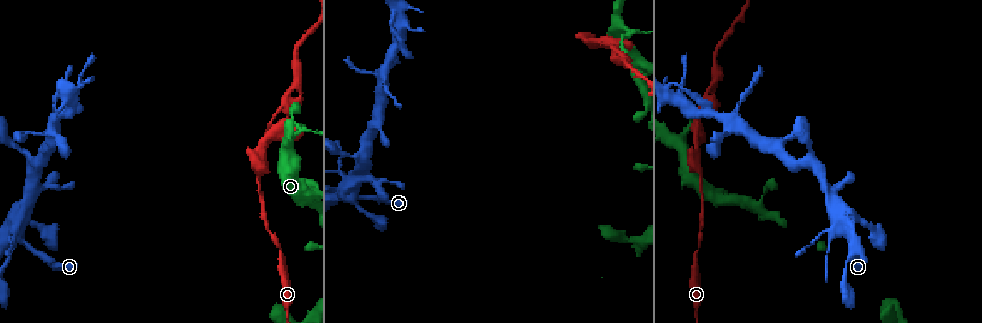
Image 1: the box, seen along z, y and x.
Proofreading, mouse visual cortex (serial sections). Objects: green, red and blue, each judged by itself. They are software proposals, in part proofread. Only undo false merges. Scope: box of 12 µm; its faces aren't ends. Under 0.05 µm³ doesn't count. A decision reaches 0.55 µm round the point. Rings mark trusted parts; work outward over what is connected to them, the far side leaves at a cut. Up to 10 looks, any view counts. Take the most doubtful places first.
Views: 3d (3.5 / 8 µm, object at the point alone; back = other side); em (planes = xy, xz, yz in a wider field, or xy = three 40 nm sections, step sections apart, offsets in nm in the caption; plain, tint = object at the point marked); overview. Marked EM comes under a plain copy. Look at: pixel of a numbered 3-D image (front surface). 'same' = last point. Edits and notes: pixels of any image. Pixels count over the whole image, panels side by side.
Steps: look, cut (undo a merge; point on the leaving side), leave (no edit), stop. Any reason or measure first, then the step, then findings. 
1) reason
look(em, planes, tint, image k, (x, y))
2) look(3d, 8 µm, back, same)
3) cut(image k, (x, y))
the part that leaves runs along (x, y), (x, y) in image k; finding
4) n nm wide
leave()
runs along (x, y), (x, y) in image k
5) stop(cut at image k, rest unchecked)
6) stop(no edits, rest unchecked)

side arm on a straight run
look(3d, 3.5 µm, image 1, (697, 131))

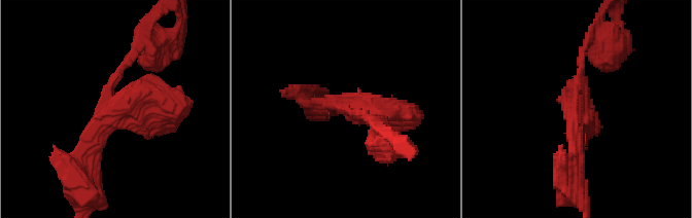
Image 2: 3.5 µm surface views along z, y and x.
look(em, xy, step 3, tint, image 2, (112, 109))

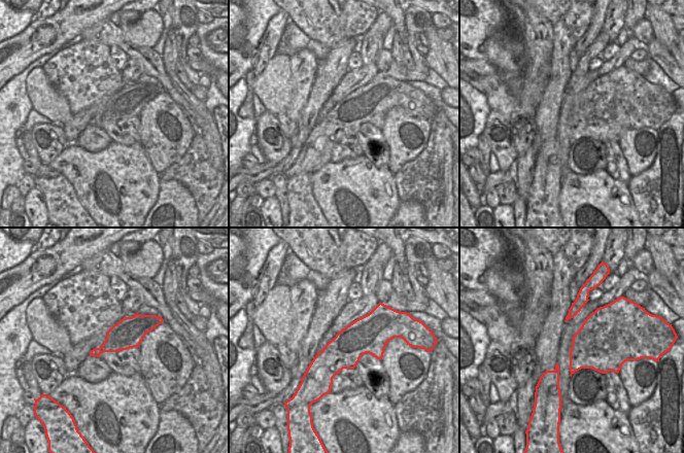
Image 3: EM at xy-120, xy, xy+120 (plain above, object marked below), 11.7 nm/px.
cut(image 2, (146, 96))
a second cell is stuck on

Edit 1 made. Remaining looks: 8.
look(overview)

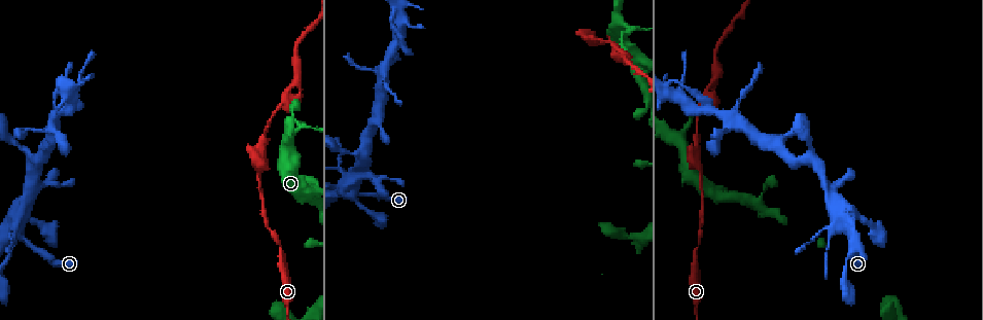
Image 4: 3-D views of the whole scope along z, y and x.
a narrow waist
look(3d, 8 µm, image 4, (299, 88))

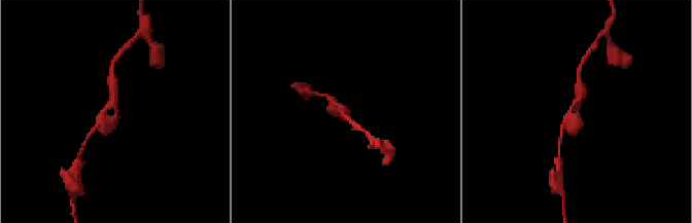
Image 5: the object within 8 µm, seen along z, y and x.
arms of 300, 300 nm
look(em, xy, step 3, tint, image 5, (117, 111))

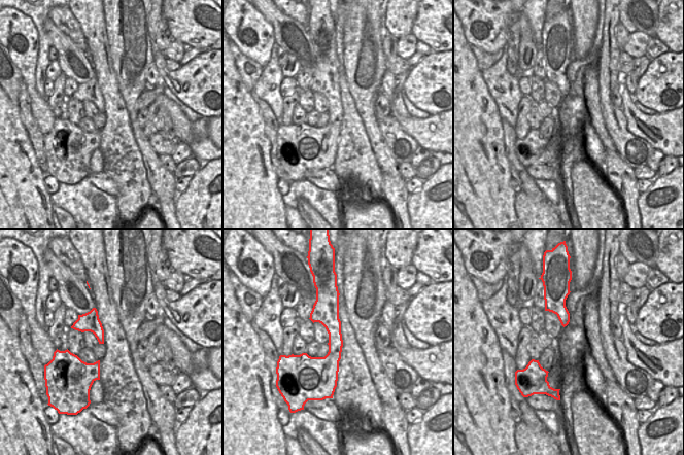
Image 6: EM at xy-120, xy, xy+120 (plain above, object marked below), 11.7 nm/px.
leave()
runs along (332, 300), (332, 388) in image 6; one cell here

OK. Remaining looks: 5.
branch point
look(3d, 3.5 µm, back, image 4, (812, 159))

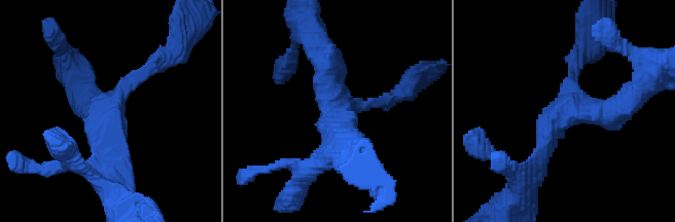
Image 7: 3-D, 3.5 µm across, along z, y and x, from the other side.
3 arms; arms of 150, 250, 400 nm; now the EM
look(em, xy, step 1, tint, image 7, (568, 110))

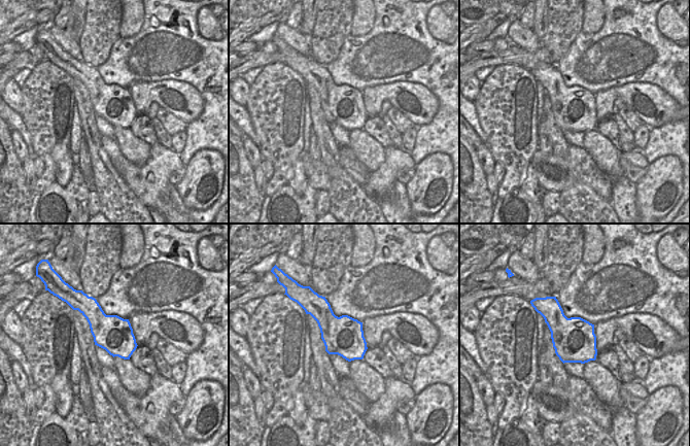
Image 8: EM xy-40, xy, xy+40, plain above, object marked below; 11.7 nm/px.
leave()
runs along (537, 171), (563, 110), (627, 101) in image 7; continuous, no second cell

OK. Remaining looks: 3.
a narrow waist
look(3d, 3.5 µm, image 4, (56, 98))

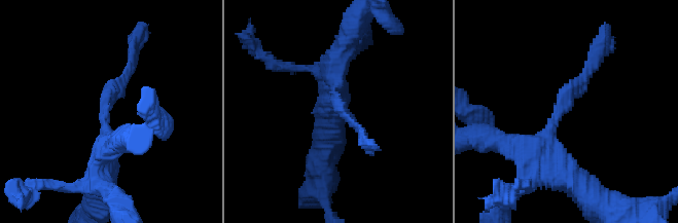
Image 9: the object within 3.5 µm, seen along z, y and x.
look(em, xy, step 3, tint, image 9, (333, 97))

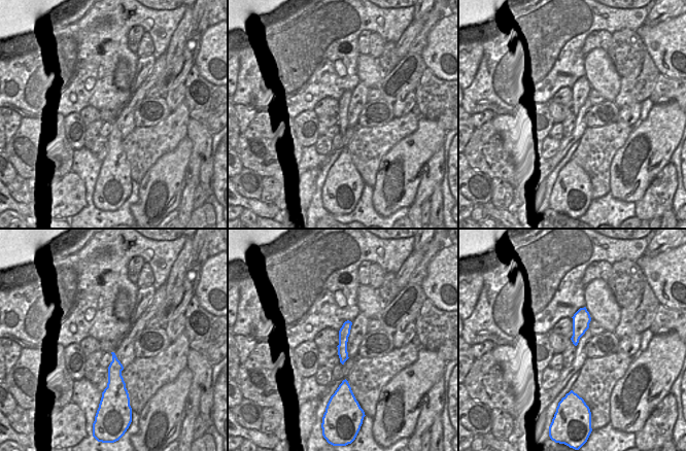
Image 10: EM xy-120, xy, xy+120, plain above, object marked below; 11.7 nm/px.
leave()
runs along (557, 168), (541, 155), (549, 126), (597, 58) in image 9; one cell here

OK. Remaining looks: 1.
stop(cut at image 2, rest unchecked)

